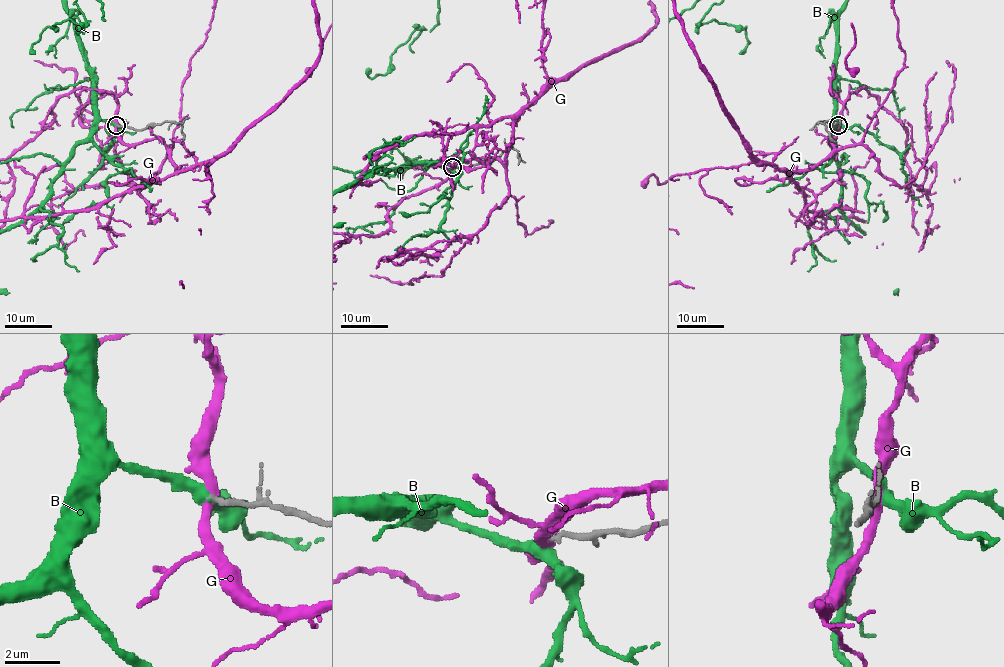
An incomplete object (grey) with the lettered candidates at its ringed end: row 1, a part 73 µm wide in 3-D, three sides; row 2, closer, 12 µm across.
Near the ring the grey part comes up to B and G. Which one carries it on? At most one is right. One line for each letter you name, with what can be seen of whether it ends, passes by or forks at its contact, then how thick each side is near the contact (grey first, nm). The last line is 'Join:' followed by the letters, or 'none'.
B: it passes by; calibres 220 and 400 nm
Join: B

